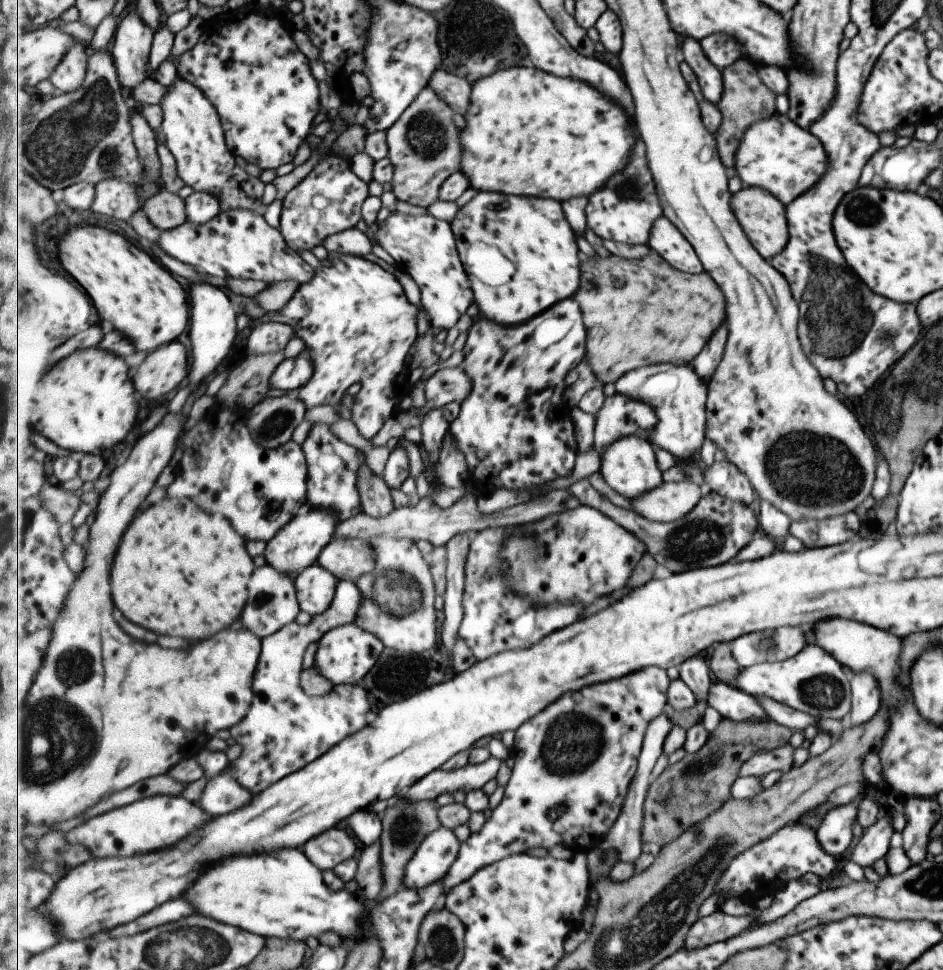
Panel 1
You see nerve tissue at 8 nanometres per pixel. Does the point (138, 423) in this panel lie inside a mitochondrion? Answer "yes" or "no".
no

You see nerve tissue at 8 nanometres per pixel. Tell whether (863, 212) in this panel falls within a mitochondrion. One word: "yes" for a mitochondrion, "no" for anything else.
yes

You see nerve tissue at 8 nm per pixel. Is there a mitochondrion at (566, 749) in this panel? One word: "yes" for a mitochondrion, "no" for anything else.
yes

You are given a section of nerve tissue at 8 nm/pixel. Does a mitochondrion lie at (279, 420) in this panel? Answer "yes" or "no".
yes

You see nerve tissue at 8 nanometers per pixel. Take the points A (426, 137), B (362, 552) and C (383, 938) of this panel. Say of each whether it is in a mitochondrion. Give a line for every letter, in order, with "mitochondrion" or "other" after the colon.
A: mitochondrion
B: mitochondrion
C: other

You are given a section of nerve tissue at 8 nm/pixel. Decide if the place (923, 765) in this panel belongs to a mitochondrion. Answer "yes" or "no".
no

